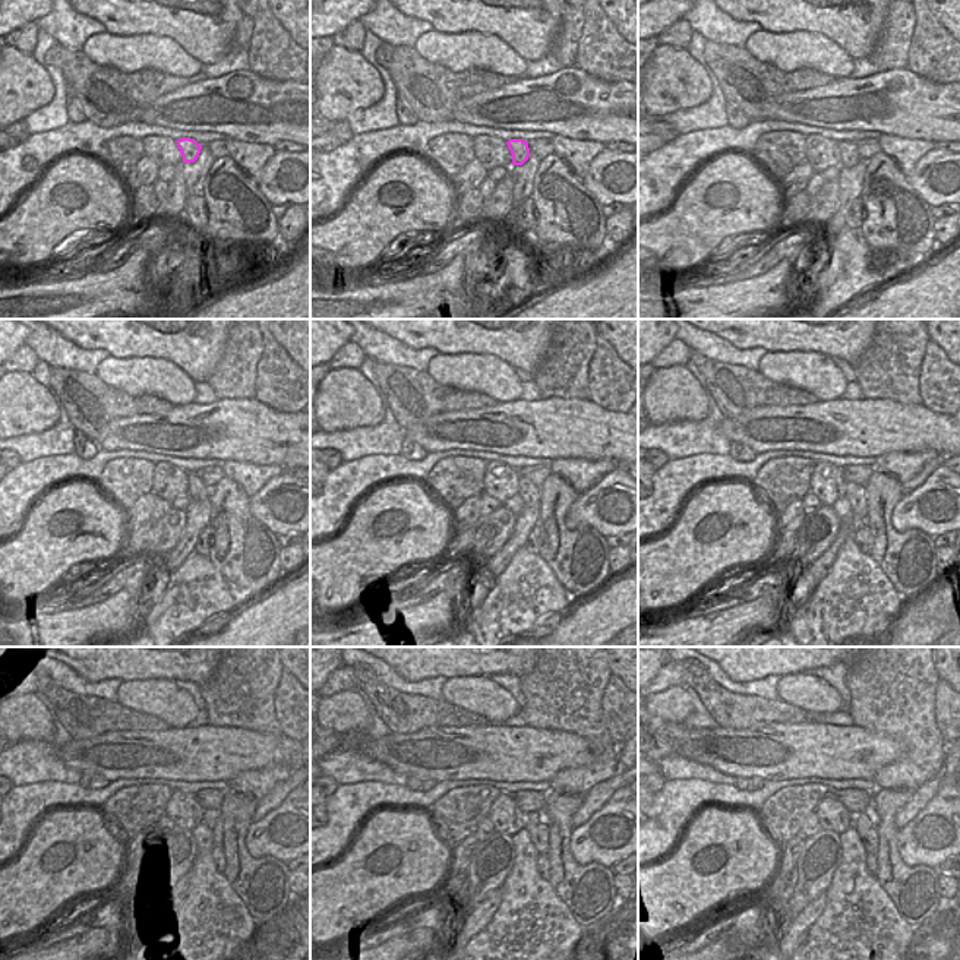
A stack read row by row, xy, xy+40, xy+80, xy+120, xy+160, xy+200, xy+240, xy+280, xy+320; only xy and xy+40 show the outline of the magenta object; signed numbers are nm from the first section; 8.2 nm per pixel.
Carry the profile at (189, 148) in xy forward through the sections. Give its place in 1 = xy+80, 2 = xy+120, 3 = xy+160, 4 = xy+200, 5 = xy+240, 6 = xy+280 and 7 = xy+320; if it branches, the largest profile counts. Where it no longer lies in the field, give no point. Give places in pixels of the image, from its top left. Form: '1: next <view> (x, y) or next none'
1: next xy+80 (849, 157)
2: next xy+120 (198, 490)
3: next xy+160 (529, 492)
4: next xy+200 (855, 493)
5: next xy+240 (210, 831)
6: next xy+280 (536, 824)
7: next xy+320 (864, 823)

